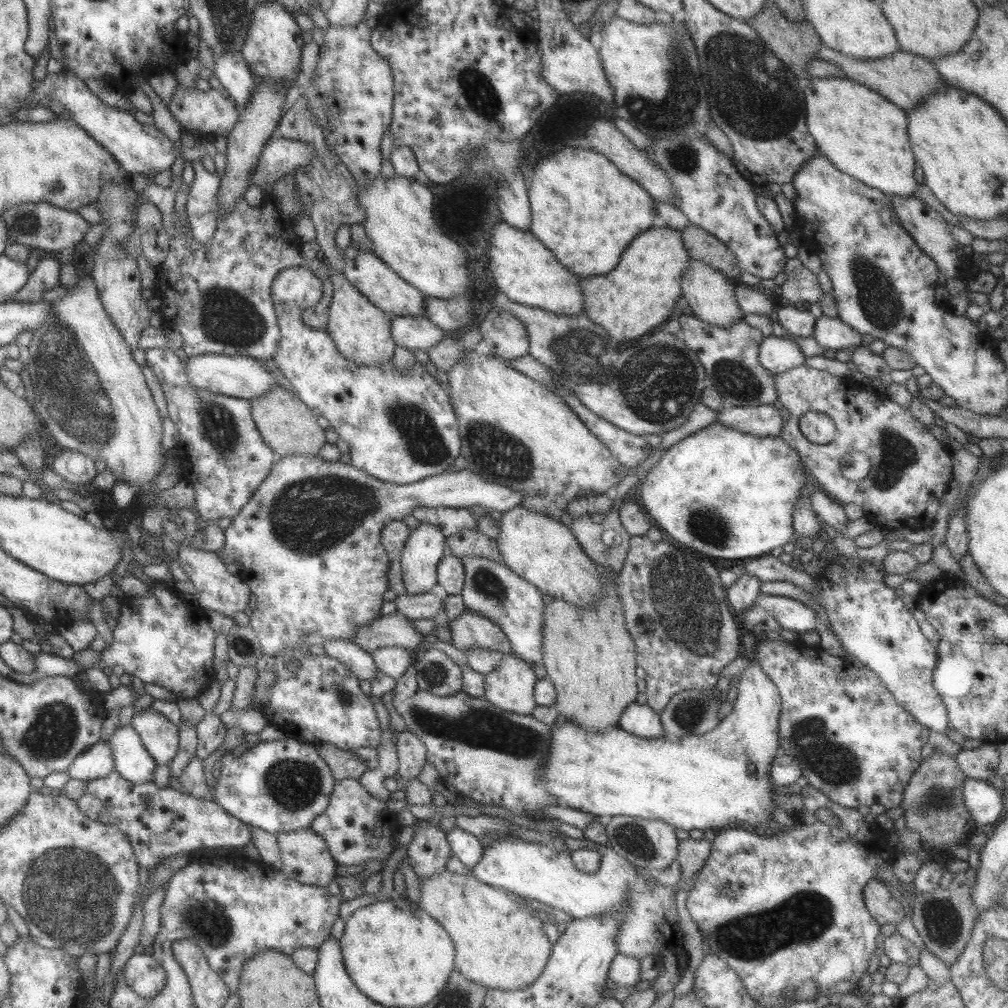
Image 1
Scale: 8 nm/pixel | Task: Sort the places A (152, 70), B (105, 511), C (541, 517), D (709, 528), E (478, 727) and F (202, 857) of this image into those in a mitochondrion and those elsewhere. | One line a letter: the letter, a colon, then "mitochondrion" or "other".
A: other
B: other
C: other
D: mitochondrion
E: mitochondrion
F: other

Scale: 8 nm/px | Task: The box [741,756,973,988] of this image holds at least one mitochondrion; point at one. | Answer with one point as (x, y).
(943, 923)

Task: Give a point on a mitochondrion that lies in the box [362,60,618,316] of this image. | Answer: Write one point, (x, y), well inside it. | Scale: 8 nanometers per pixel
(480, 95)

